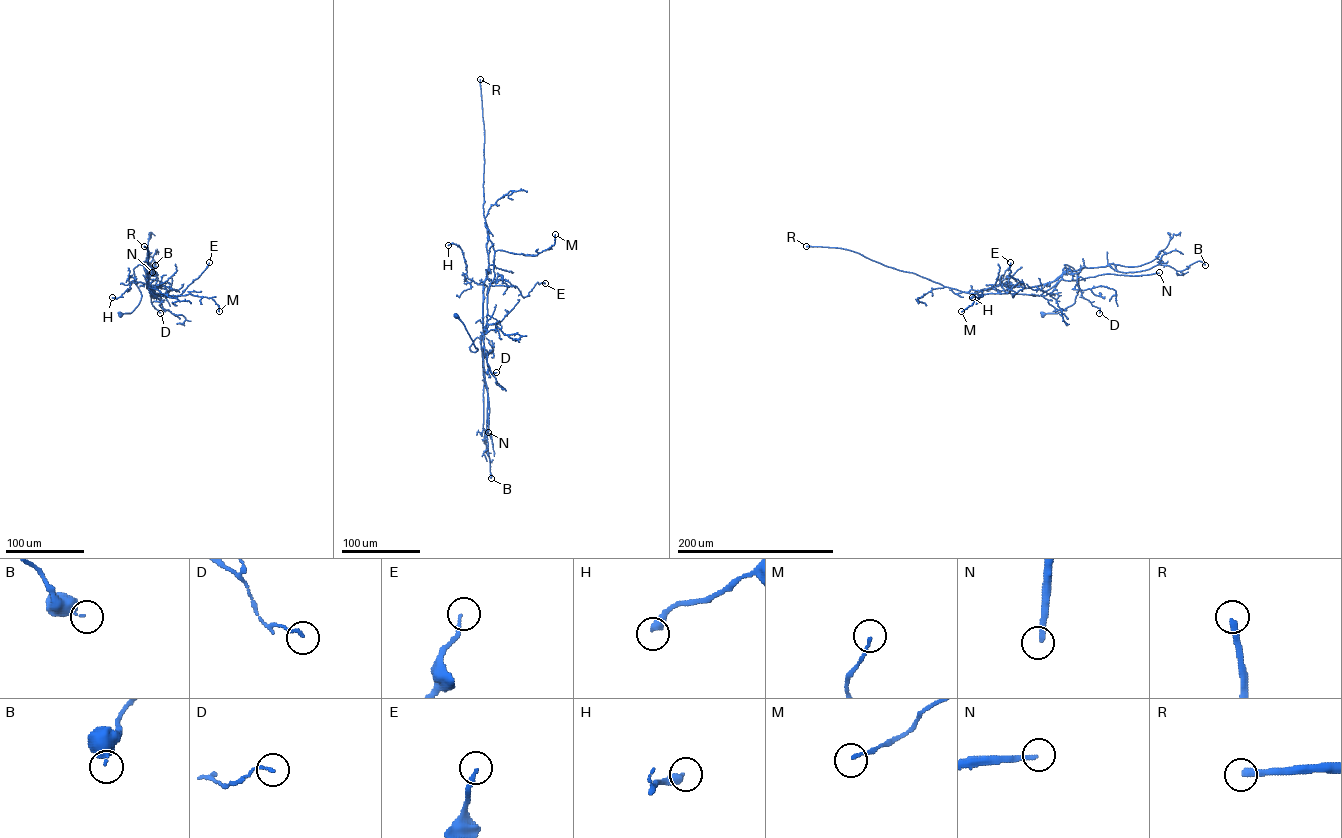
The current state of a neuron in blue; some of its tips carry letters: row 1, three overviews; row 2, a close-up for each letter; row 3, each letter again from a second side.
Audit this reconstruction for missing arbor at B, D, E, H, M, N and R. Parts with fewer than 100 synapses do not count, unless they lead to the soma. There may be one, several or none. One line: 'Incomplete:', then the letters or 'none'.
Incomplete: N, R

